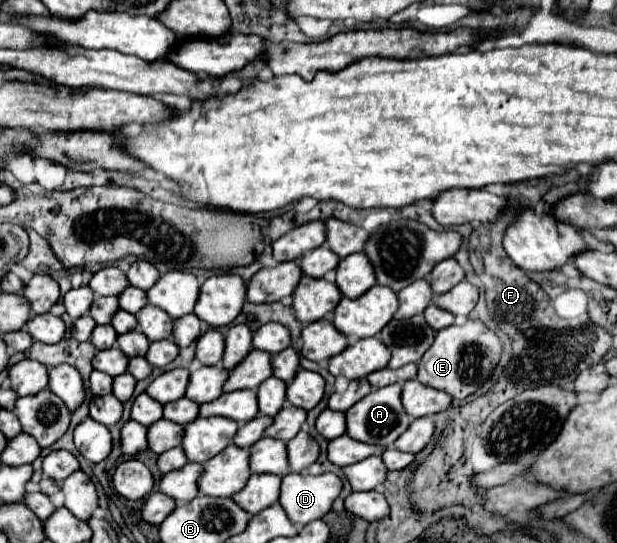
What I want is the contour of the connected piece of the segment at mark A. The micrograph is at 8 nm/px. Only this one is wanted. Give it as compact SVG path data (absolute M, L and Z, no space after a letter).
M390 384L390 386L370 392L368 396L364 396L364 400L358 400L352 408L344 412L346 414L346 434L364 444L374 444L374 446L380 444L382 448L390 448L394 440L410 424L410 418L404 412L402 402L400 402L400 392L402 392L400 384Z

